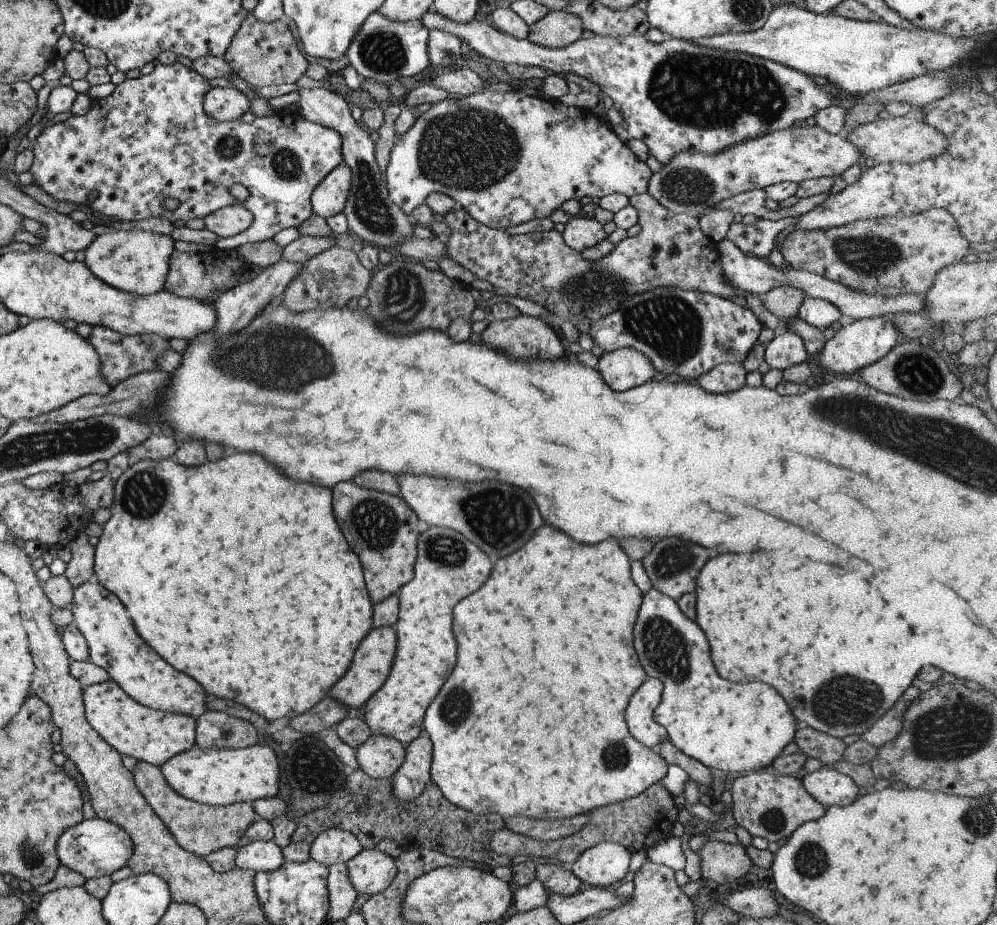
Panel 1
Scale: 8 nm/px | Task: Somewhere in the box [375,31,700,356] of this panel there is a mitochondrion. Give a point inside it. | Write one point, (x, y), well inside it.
(469, 149)

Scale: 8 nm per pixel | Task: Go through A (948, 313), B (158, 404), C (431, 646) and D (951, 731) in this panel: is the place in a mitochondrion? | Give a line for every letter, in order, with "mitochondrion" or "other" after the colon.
A: other
B: other
C: other
D: mitochondrion

